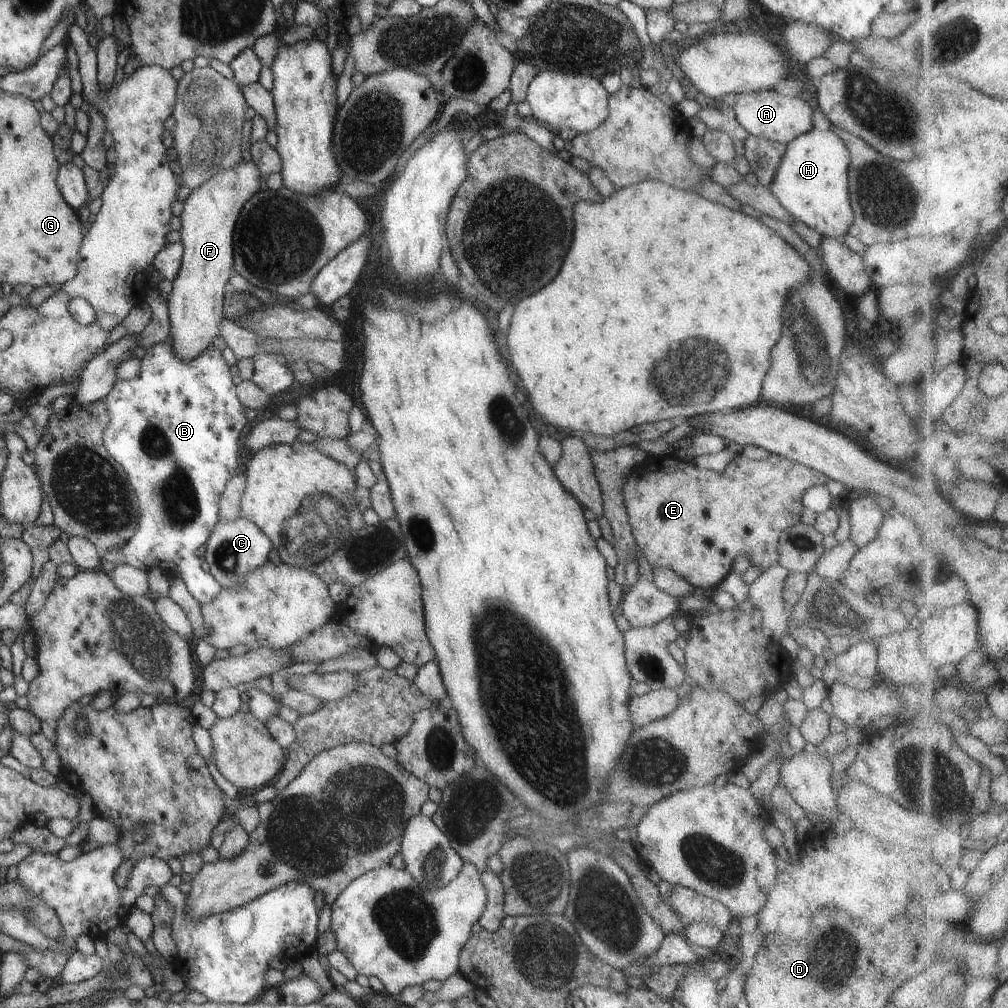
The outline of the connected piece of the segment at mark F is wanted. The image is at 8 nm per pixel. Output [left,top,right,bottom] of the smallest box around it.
[167,160,259,360]

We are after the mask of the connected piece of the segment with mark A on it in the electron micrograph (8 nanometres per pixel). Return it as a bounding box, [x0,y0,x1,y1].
[734,89,813,145]

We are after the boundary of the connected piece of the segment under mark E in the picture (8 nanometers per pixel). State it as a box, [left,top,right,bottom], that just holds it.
[621,453,827,589]

